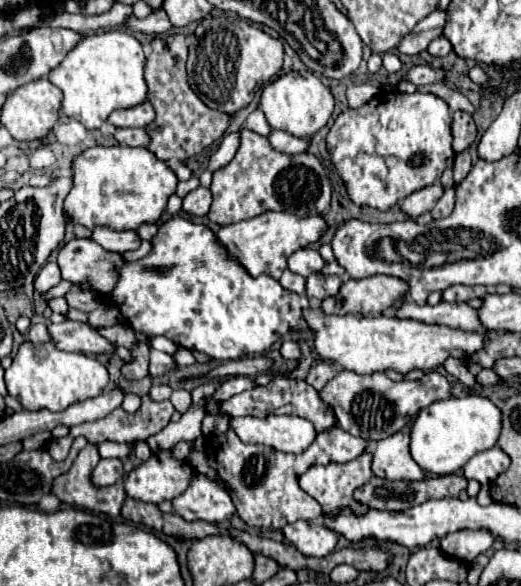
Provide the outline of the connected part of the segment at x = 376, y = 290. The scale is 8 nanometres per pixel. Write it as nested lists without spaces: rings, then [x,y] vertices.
[[[376,274],[364,280],[346,280],[336,296],[322,302],[326,314],[380,314],[394,306],[394,302],[406,296],[410,286],[394,276]]]

